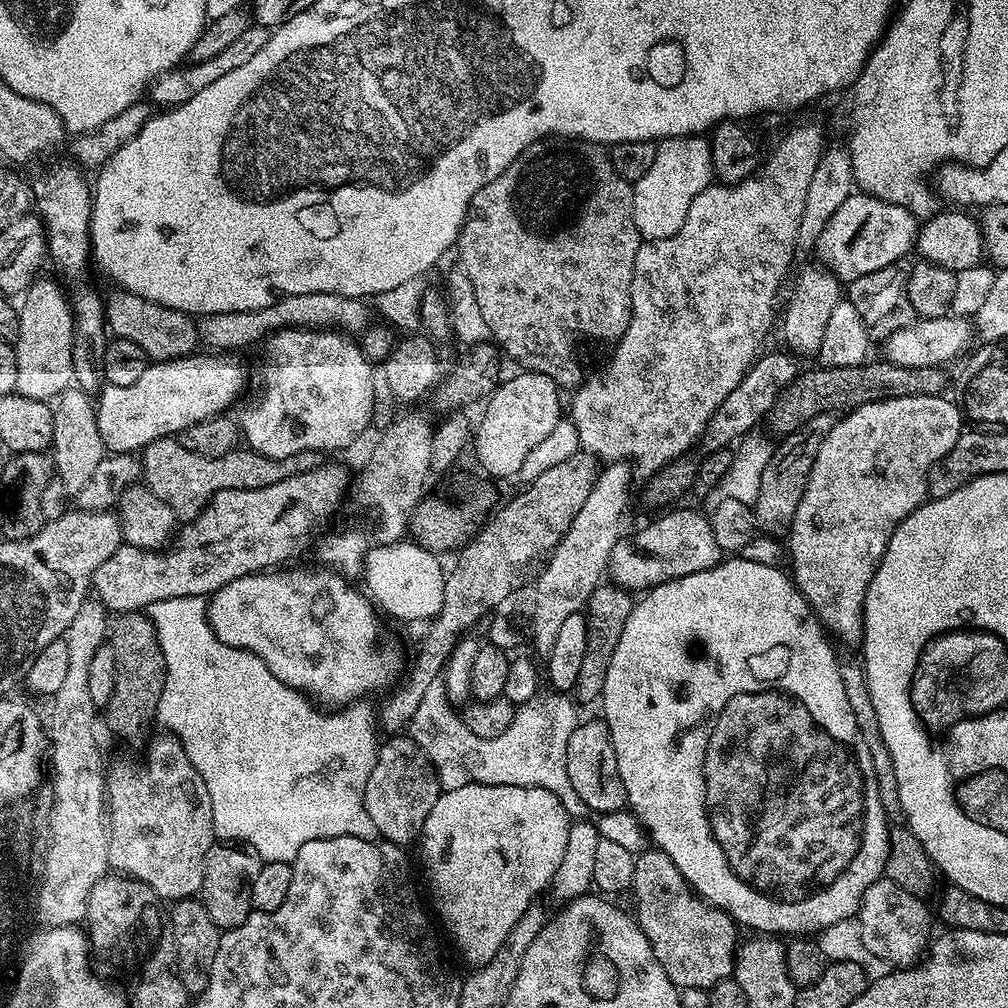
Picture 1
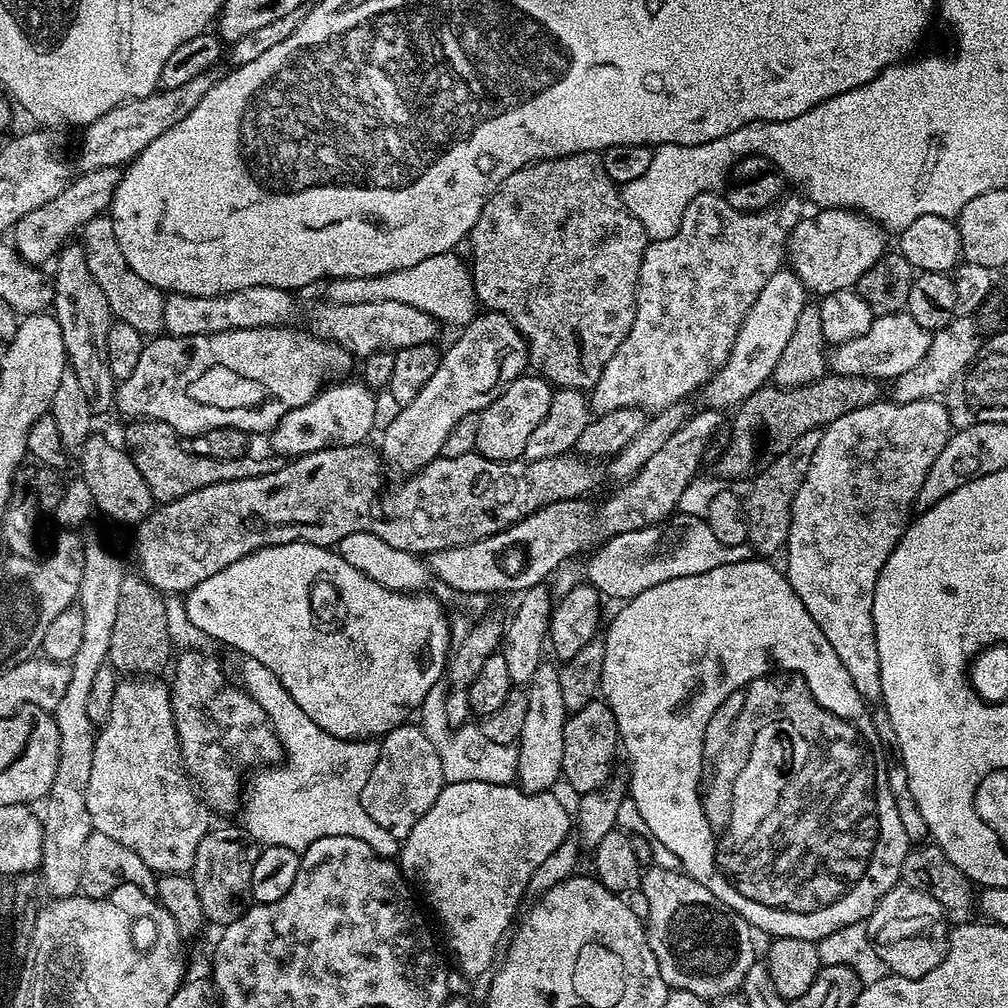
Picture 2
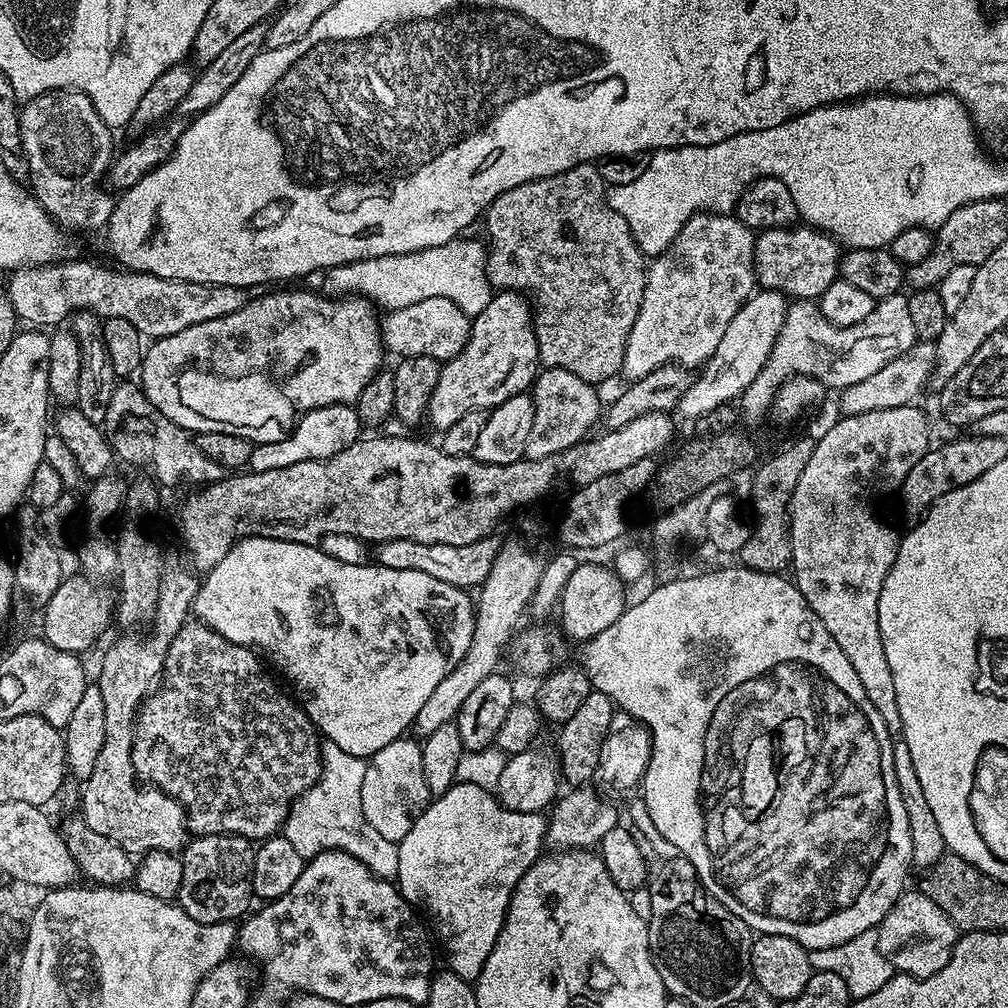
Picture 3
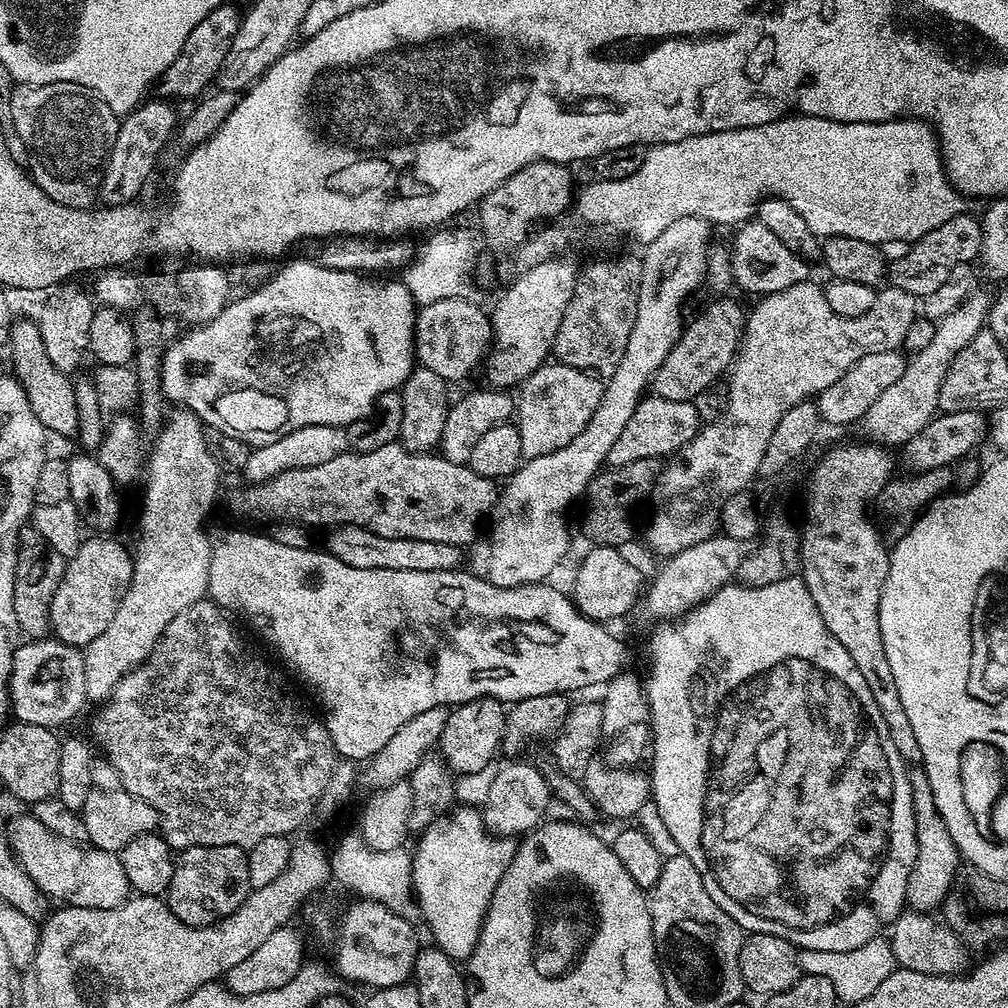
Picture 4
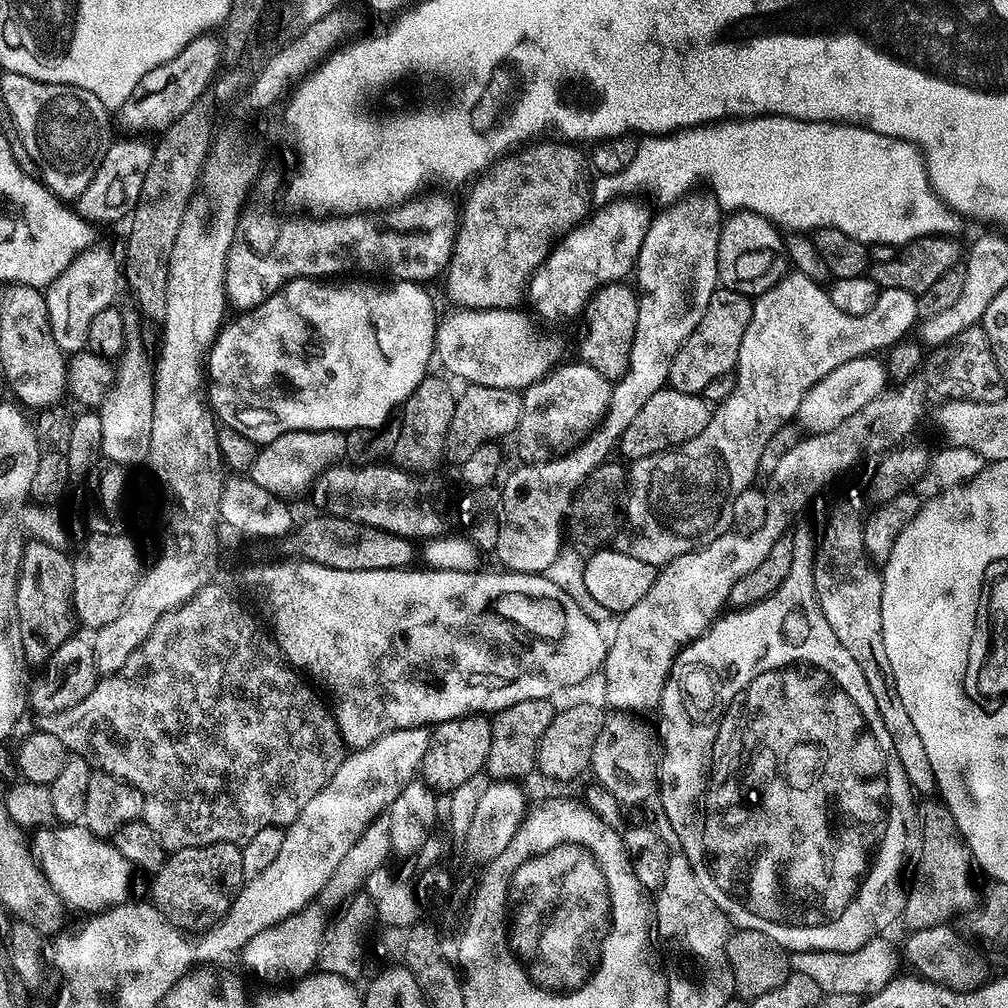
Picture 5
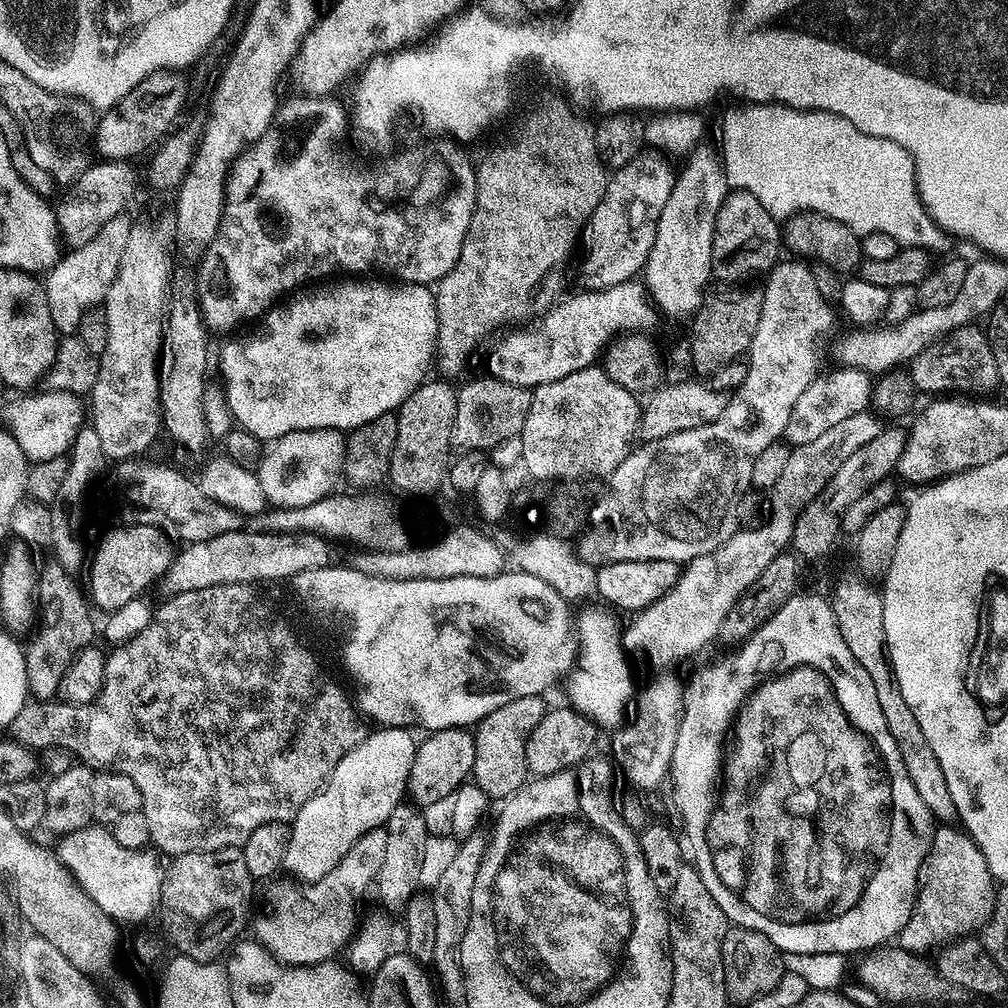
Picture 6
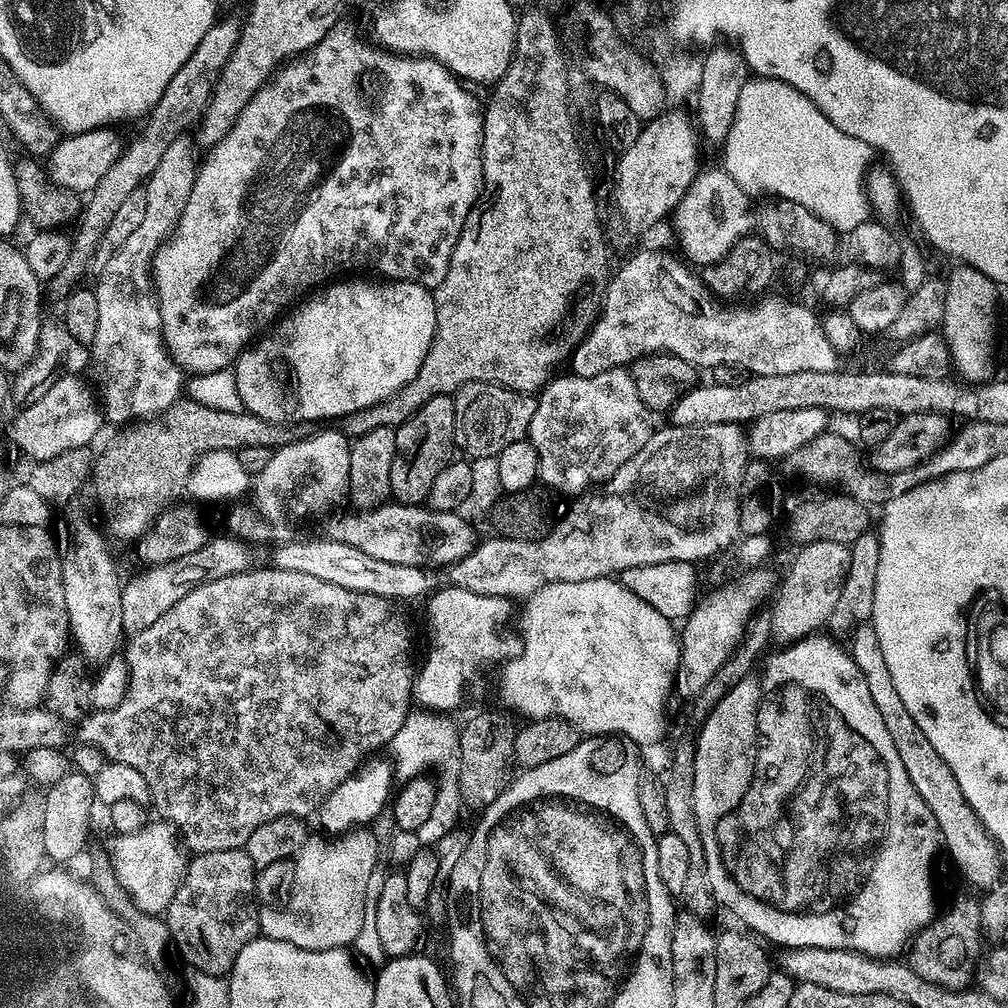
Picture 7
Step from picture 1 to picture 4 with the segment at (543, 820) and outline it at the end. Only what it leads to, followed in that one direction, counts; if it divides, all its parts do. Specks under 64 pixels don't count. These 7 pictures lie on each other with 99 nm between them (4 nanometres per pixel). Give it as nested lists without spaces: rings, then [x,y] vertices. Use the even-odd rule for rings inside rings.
[[[472,806],[453,807],[447,814],[438,817],[425,832],[419,833],[417,840],[420,841],[412,852],[412,890],[420,905],[423,923],[428,923],[436,939],[433,940],[435,947],[441,948],[452,960],[467,961],[476,937],[480,935],[480,925],[492,901],[492,891],[515,857],[517,841],[511,836],[493,836],[484,826],[483,815]]]

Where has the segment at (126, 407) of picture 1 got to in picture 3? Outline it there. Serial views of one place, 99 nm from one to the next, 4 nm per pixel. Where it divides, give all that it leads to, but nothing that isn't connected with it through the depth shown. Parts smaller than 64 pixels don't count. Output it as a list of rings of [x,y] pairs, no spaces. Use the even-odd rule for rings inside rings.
[[[300,286],[265,291],[265,296],[249,299],[234,314],[226,314],[226,318],[210,318],[210,322],[198,322],[198,326],[186,326],[178,334],[152,340],[138,373],[146,398],[189,434],[238,434],[253,445],[278,442],[295,428],[305,412],[315,408],[355,405],[362,390],[381,371],[380,363],[386,357],[380,338],[381,321],[378,316],[376,320],[377,305],[360,295],[333,298],[296,287]]]

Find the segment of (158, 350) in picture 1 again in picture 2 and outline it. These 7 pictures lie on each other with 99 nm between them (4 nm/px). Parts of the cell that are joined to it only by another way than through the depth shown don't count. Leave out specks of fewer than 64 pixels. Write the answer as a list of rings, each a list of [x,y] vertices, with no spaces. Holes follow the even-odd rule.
[[[101,214],[86,222],[78,236],[84,246],[90,274],[94,274],[94,282],[102,286],[102,294],[106,294],[106,302],[110,302],[113,317],[134,326],[134,330],[141,332],[145,338],[163,333],[165,293],[134,274],[134,270],[126,262],[126,254],[122,254],[122,246],[118,246],[111,215]]]

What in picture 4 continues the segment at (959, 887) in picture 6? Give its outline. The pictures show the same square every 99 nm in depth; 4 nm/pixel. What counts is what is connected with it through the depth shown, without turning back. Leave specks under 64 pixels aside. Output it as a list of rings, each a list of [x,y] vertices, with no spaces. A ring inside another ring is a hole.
[[[911,767],[908,771],[908,781],[911,788],[911,802],[914,806],[916,857],[908,875],[904,898],[911,911],[932,914],[943,905],[944,899],[948,897],[954,877],[962,867],[962,857],[956,848],[954,838],[950,838],[950,830],[946,830],[946,822],[942,822],[942,814],[938,814],[933,790],[930,789],[923,767]]]

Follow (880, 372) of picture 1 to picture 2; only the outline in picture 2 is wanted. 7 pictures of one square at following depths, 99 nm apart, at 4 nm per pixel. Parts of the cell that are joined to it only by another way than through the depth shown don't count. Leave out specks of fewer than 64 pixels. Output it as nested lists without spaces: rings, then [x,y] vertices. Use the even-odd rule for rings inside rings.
[[[825,374],[806,386],[778,388],[765,386],[750,394],[736,414],[736,437],[728,444],[728,449],[720,456],[714,470],[717,477],[725,481],[751,478],[762,471],[778,454],[786,454],[802,434],[838,422],[846,414],[865,408],[881,399],[881,381],[865,380],[863,376],[838,376]]]

